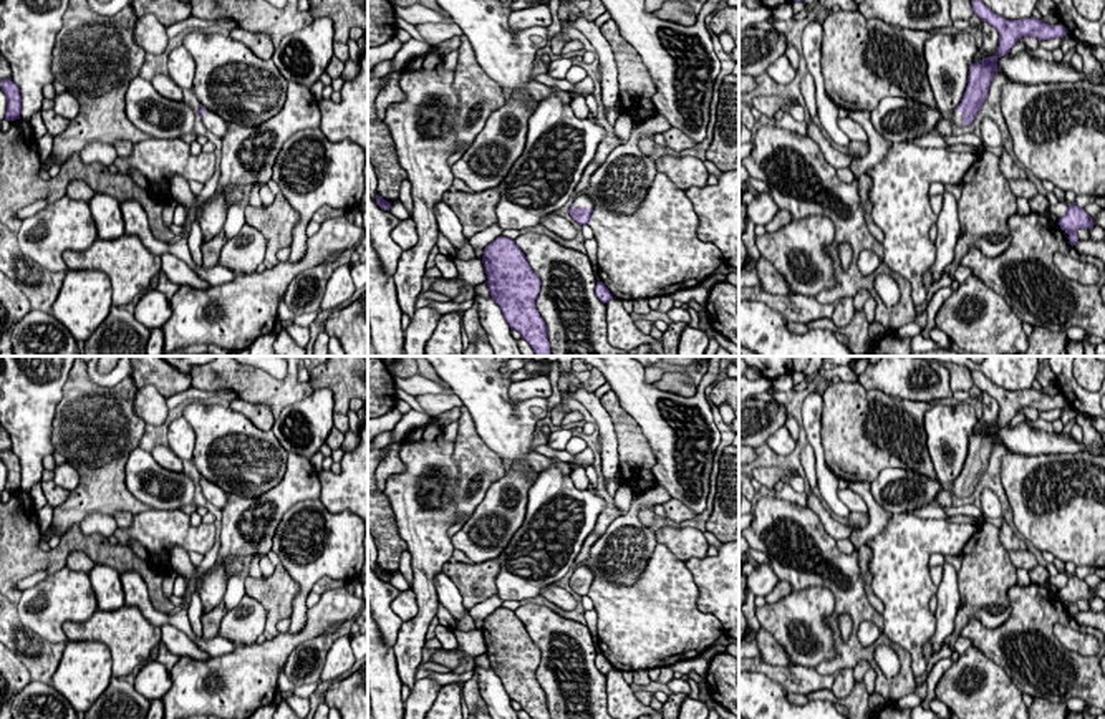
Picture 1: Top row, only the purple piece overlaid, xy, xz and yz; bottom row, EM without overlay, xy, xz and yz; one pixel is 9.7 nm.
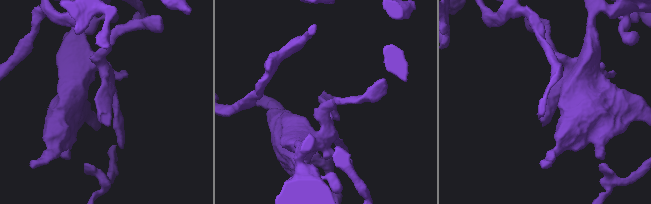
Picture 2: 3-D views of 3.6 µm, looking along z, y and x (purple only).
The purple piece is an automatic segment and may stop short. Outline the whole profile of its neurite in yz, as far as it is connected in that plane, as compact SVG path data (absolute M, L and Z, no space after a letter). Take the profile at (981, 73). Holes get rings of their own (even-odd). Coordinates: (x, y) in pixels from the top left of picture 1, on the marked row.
M971 0L971 5L972 12L981 18L981 22L987 22L999 31L999 46L994 56L971 63L964 96L956 106L954 113L949 116L951 123L956 126L969 126L979 114L981 106L987 96L989 84L997 73L997 60L1007 55L1022 36L1050 40L1064 38L1069 33L1064 25L1049 25L1044 20L1037 20L1034 17L1007 20L994 13L981 0Z

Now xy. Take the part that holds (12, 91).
M12 78L0 80L0 88L8 101L5 119L8 121L20 119L20 113L22 113L20 88L12 81Z

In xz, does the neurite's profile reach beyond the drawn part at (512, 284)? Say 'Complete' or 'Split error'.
Complete

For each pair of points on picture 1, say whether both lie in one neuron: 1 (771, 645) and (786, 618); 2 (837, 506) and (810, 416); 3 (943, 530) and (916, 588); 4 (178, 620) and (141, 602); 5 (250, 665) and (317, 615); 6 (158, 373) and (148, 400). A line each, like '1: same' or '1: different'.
1: different
2: same
3: same
4: same
5: same
6: different

